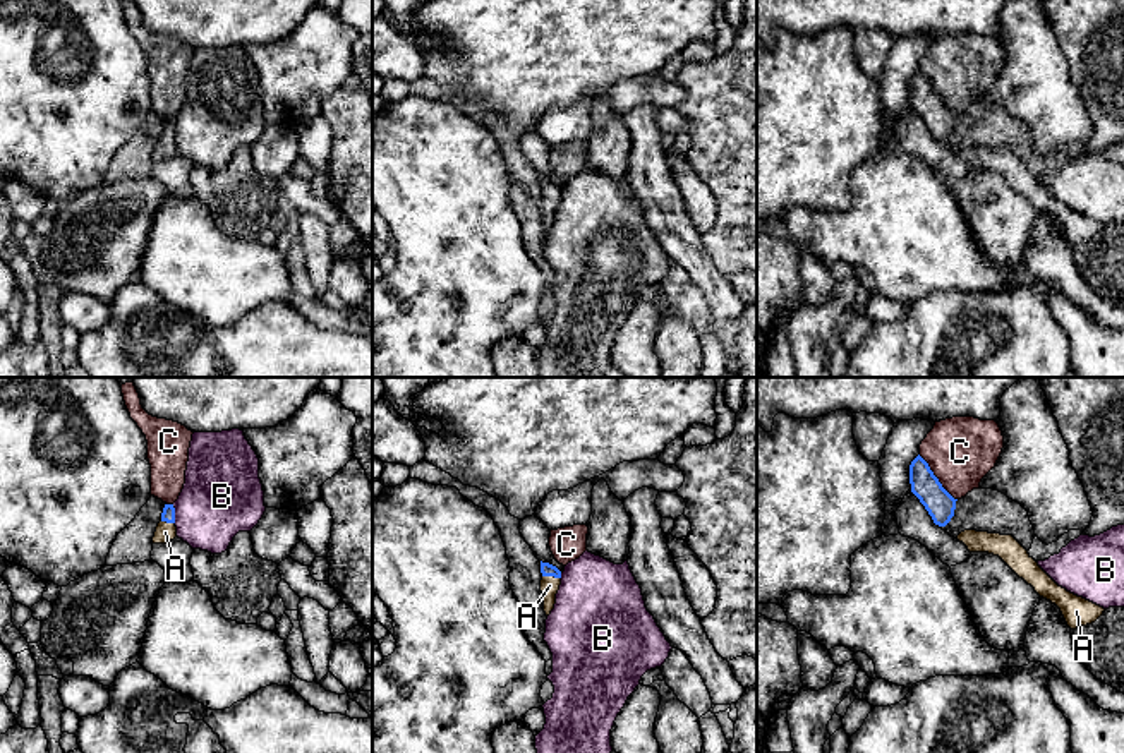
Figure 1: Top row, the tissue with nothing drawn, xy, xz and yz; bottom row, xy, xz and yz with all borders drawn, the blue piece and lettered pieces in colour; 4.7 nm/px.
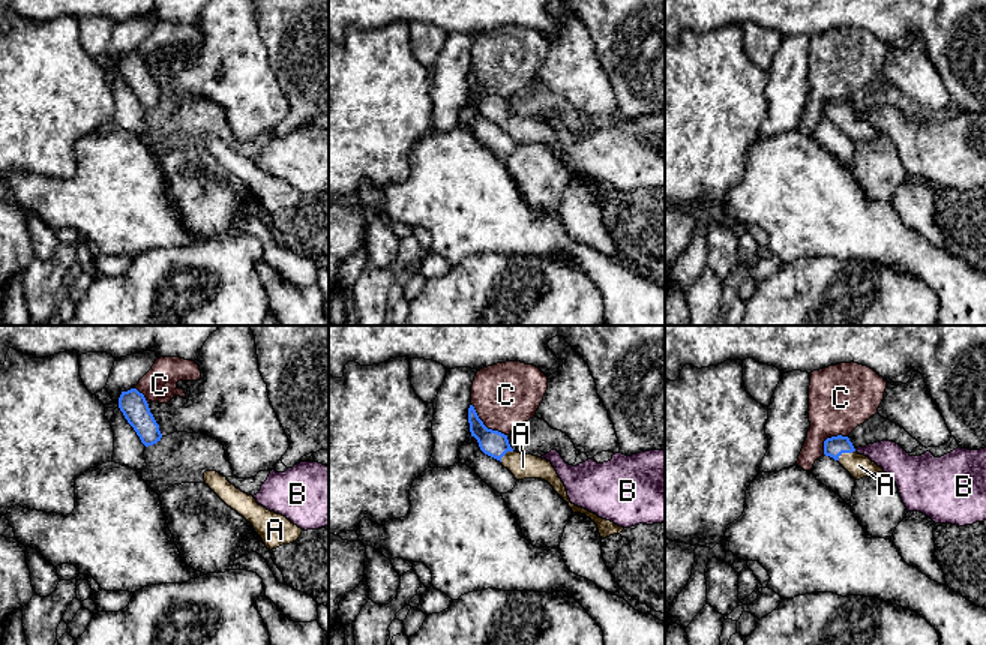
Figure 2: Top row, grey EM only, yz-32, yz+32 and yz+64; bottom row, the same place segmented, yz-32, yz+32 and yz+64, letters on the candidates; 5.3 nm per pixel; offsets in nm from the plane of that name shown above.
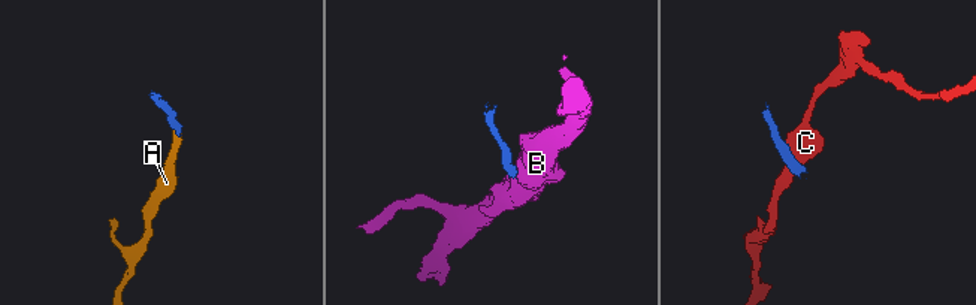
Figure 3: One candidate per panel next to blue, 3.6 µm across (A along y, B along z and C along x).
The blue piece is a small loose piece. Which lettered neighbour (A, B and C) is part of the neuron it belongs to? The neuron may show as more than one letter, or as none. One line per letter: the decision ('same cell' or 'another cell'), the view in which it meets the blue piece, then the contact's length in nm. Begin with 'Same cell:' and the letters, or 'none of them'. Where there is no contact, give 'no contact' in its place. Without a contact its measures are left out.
Same cell: A
A: same cell; meets blue in xz; contact 90 nm long
B: another cell; meets blue in xy; contact 90 nm long
C: another cell; meets blue in yz; contact 280 nm long

